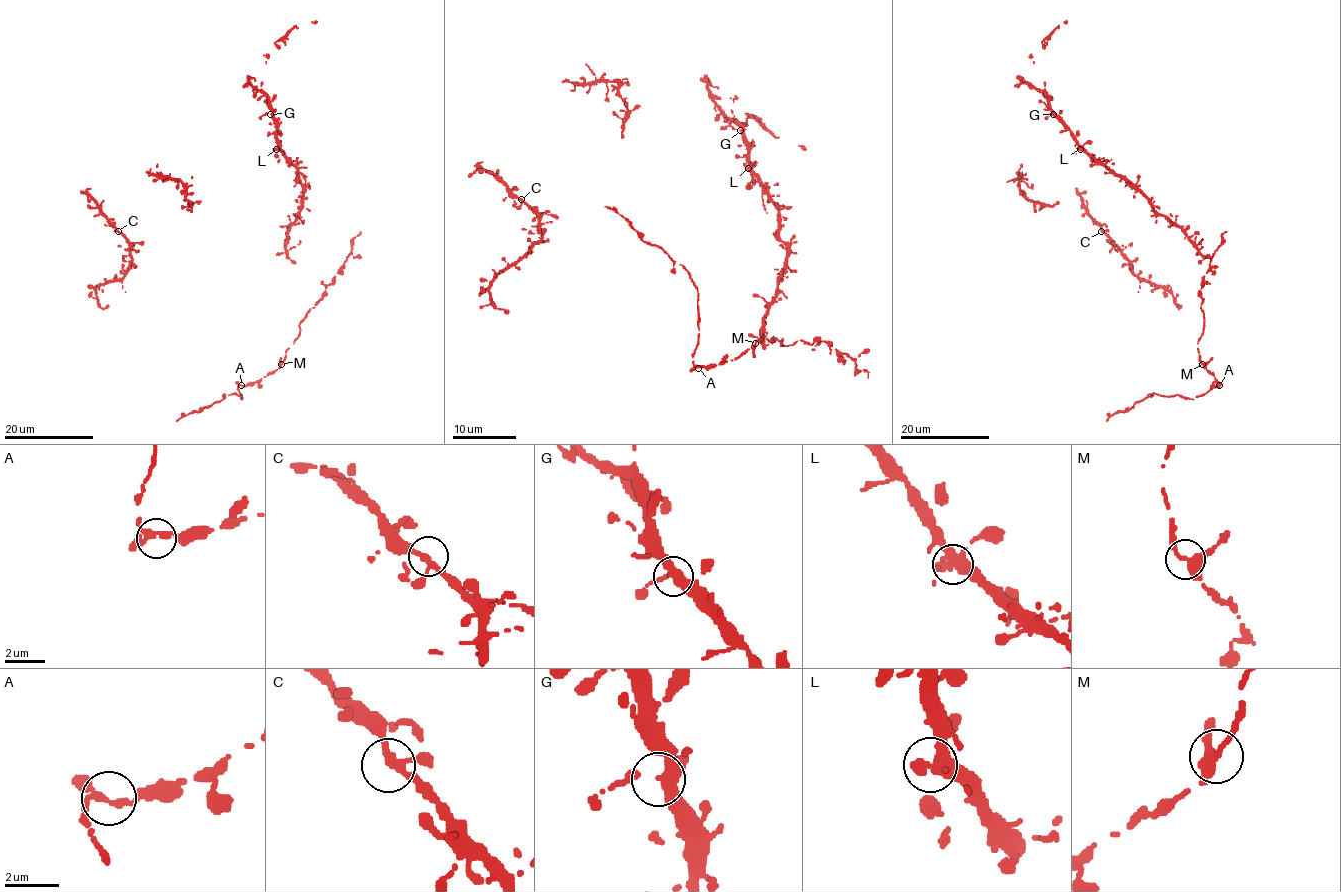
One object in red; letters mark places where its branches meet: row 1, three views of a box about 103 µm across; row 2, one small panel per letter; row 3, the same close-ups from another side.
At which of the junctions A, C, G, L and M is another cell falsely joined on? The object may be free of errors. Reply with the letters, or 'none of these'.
M

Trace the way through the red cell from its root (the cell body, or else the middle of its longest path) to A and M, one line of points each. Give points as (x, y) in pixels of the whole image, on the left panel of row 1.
A: (294, 342), (277, 369), (256, 382), (241, 385)
M: (294, 342), (286, 350), (282, 364)

